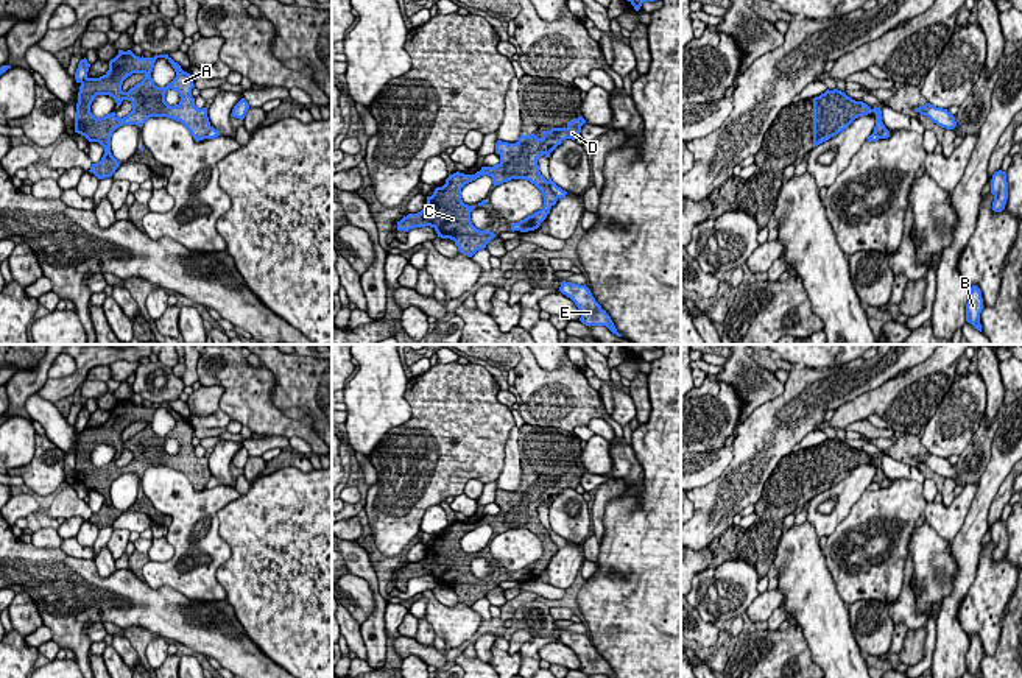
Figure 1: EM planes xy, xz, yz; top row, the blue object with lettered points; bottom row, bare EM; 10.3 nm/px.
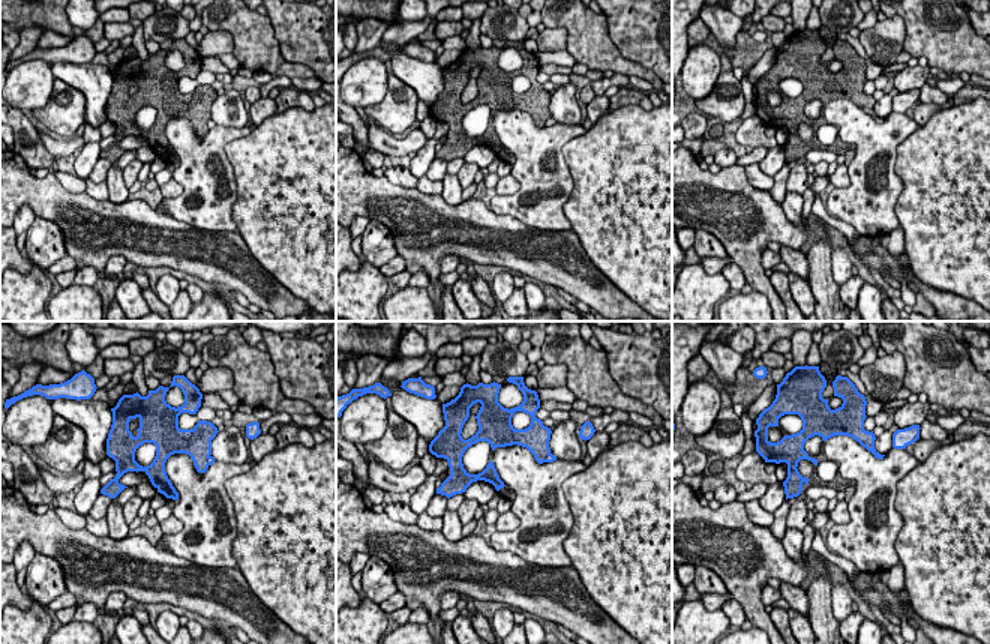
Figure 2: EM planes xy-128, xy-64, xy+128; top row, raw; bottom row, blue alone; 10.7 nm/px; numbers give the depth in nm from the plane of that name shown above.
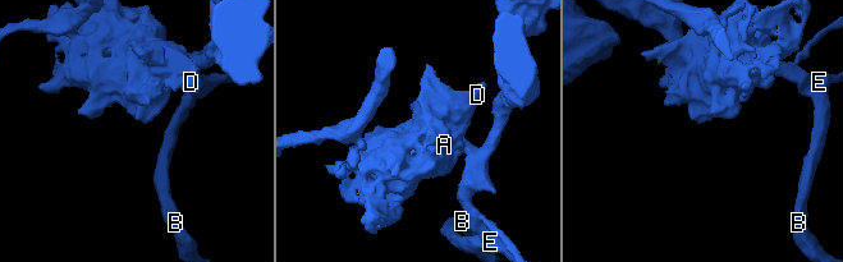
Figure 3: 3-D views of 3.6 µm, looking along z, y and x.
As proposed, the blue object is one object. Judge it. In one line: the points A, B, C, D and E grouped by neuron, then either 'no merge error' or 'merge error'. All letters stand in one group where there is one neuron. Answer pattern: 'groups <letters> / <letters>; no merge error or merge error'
groups A C D / B E; merge error

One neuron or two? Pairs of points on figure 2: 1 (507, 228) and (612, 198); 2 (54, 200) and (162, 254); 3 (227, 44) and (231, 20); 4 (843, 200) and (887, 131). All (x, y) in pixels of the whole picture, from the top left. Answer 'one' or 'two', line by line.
1: two
2: one
3: two
4: one

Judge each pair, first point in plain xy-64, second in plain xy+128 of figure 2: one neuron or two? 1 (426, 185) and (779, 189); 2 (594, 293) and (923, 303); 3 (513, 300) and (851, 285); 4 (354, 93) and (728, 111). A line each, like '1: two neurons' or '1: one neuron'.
1: two neurons
2: two neurons
3: one neuron
4: two neurons

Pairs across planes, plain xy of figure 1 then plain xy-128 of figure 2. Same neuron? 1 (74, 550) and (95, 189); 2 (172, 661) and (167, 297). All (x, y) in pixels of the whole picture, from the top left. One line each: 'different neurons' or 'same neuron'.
1: same neuron
2: different neurons

